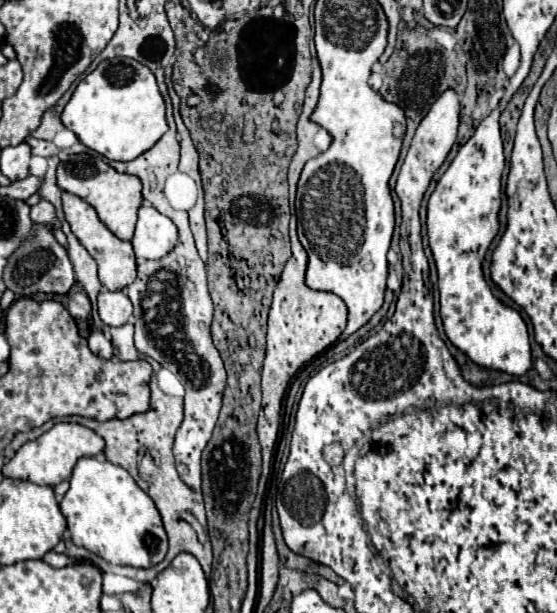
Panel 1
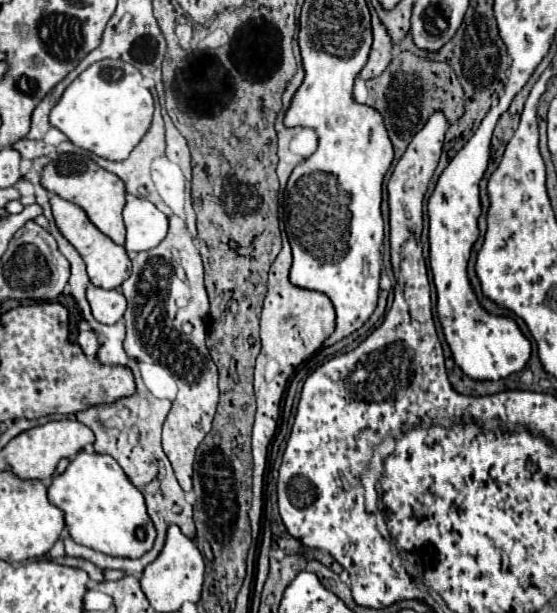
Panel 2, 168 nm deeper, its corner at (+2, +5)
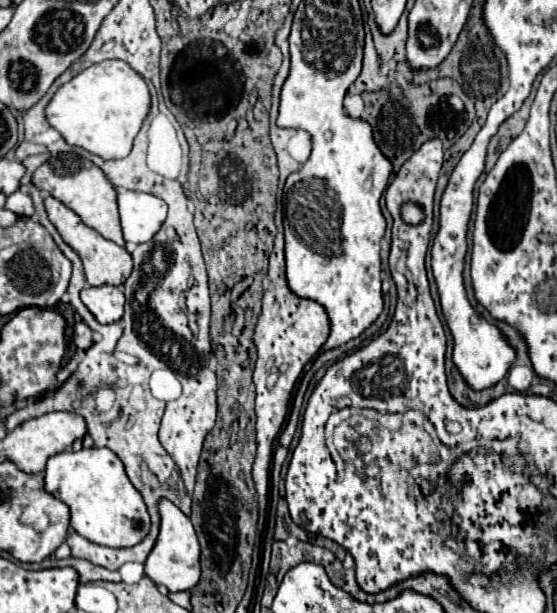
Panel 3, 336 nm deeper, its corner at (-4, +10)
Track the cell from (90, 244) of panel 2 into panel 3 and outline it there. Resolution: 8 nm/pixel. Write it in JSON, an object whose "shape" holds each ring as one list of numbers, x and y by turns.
{"shape":[[45,194,45,208,47,208,49,220,55,224,55,228,63,236,63,240,81,256,83,268,85,268,85,276,87,276,87,282,91,286,103,286,103,284,121,286,129,278,131,268,133,268,133,258,125,248,117,246,115,242,103,238,97,230,93,230,87,224,83,224,83,220,71,208,67,208,63,202,59,202,51,194]]}

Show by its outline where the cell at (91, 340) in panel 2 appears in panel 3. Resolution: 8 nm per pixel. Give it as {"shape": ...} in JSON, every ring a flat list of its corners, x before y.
{"shape":[[77,322,75,332,73,332,73,342,77,348,87,350,93,344,93,330,85,322]]}

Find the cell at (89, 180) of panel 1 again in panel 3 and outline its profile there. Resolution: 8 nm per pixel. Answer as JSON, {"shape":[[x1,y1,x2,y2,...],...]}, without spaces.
{"shape":[[75,152,57,154,35,170,33,184,39,190,45,190,57,200,61,200,71,210,75,210,81,216,81,220,93,230,97,230,103,238,113,240,119,246,125,246,119,222,119,210,117,210,117,190,111,184,111,180,105,176,105,172,99,166,95,166,91,160,81,158]]}

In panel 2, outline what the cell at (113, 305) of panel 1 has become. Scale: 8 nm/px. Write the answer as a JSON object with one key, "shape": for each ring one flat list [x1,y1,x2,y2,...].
{"shape":[[89,285,85,297,87,297,89,305,91,305,93,317,99,323,113,325,119,319,123,319,123,313,125,313,127,303,125,303,125,297,119,291,115,291,115,289,113,291,107,291,107,289]]}

